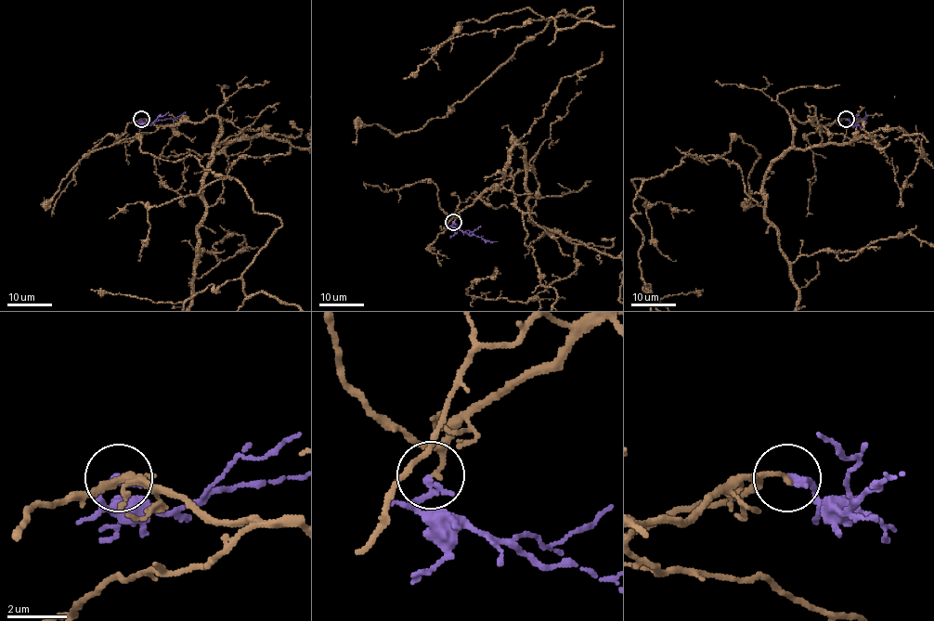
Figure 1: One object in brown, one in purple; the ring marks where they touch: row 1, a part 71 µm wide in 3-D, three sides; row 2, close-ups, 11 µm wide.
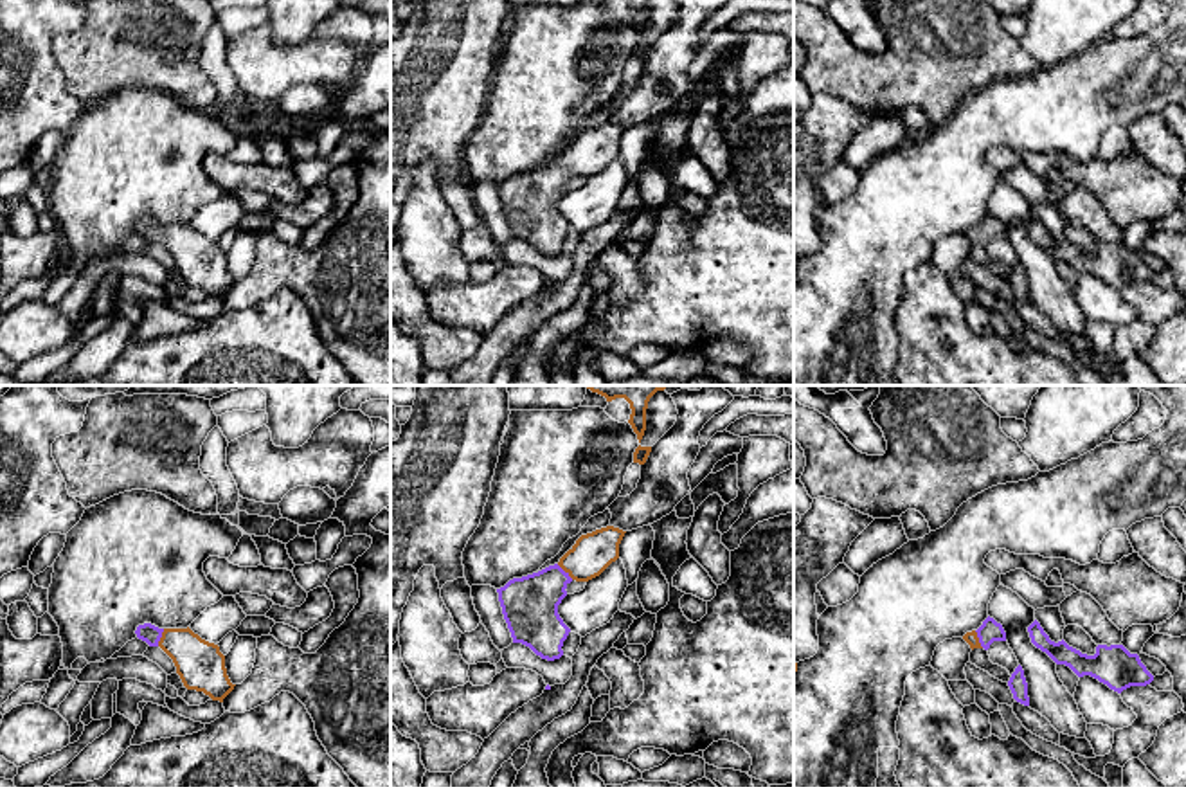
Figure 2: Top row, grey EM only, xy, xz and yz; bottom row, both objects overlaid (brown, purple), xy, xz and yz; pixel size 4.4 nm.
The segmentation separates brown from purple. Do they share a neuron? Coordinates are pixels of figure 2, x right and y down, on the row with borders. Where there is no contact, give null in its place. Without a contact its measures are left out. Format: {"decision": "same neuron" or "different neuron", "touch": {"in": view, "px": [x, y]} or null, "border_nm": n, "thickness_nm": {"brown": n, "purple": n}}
{"decision": "same neuron", "touch": {"in": "xy", "px": [161, 638]}, "border_nm": 90, "thickness_nm": {"brown": 220, "purple": 90}}

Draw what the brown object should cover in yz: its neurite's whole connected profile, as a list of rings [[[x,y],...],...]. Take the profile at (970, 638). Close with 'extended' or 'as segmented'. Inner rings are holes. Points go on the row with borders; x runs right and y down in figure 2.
[[[988,616],[977,630],[966,632],[963,639],[972,650],[988,650],[993,641],[1006,641],[1006,632],[1001,623]]]; extended

